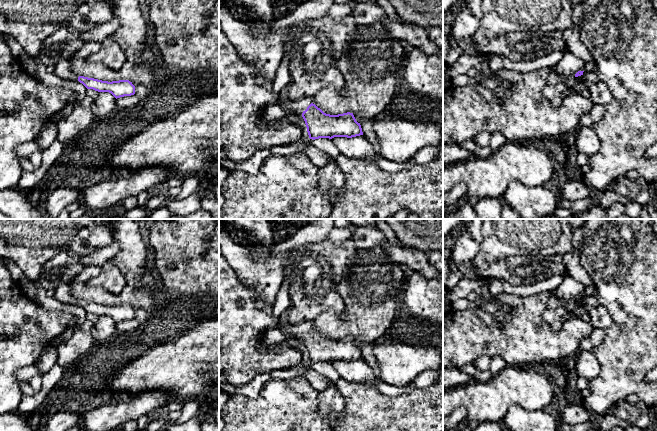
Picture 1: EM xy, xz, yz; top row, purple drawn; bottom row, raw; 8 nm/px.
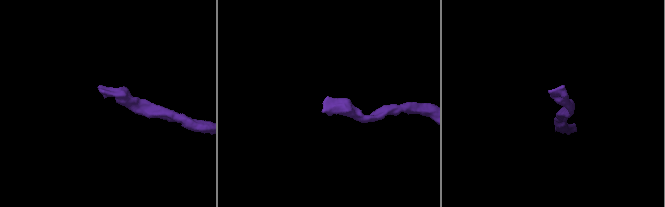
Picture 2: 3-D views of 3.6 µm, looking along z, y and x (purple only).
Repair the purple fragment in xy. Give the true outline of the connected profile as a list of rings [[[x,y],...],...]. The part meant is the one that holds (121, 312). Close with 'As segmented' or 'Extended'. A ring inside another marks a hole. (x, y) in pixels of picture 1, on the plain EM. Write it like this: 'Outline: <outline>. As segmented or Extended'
Outline: [[[62,283],[55,289],[54,298],[61,303],[70,304],[73,306],[79,305],[87,313],[93,313],[98,316],[109,316],[116,323],[135,318],[135,310],[129,304],[108,306],[84,300],[78,301],[72,295],[71,286],[68,283]]]. Extended

